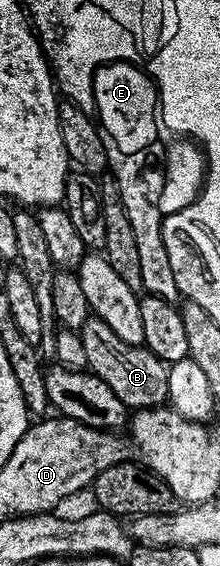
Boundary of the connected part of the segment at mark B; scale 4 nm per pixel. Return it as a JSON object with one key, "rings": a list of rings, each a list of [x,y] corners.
{"rings":[[[90,316],[79,332],[83,348],[87,350],[89,369],[96,377],[103,379],[103,383],[107,383],[107,387],[111,387],[115,395],[119,395],[126,410],[140,411],[166,404],[169,373],[166,362],[159,360],[147,348],[123,343],[123,339],[119,339],[119,335],[115,335],[115,331],[111,331],[111,327],[107,327],[107,323],[103,323],[98,317]]]}

